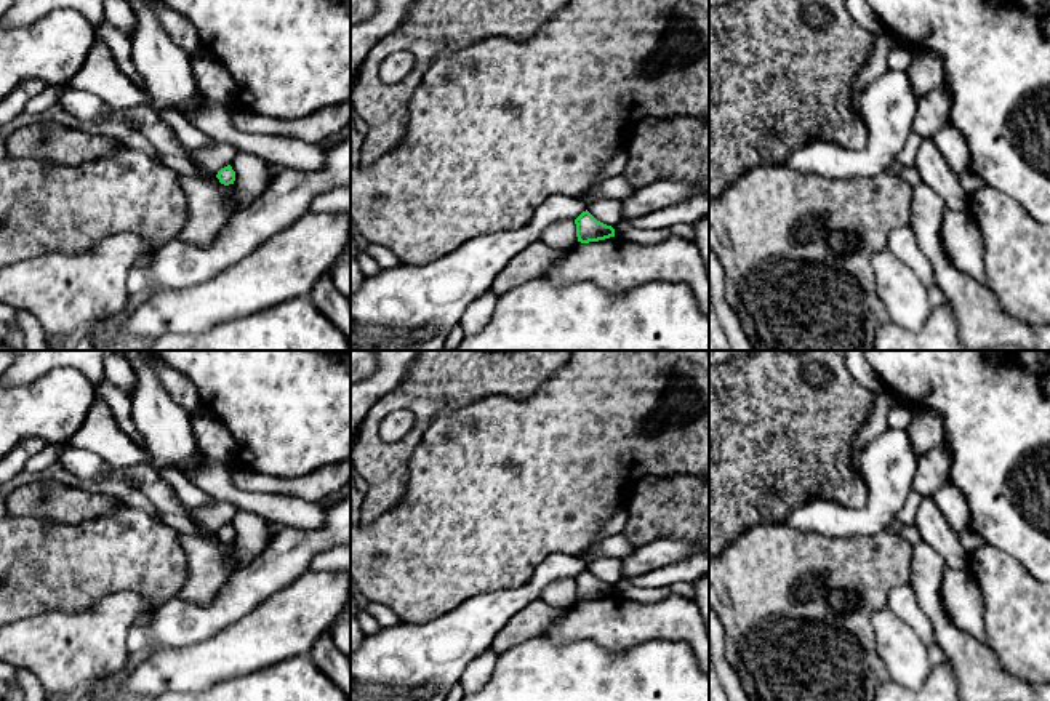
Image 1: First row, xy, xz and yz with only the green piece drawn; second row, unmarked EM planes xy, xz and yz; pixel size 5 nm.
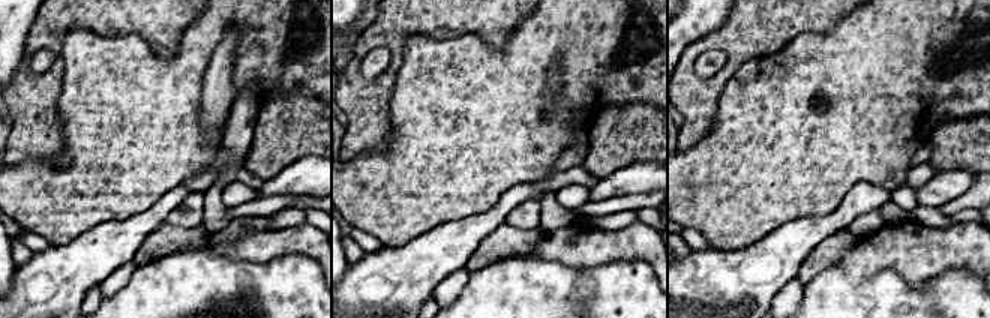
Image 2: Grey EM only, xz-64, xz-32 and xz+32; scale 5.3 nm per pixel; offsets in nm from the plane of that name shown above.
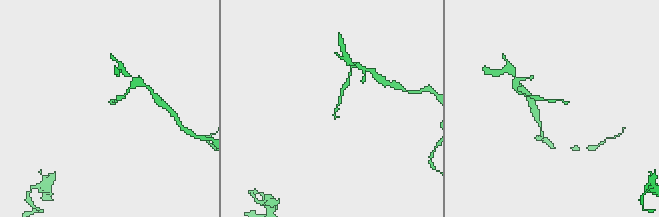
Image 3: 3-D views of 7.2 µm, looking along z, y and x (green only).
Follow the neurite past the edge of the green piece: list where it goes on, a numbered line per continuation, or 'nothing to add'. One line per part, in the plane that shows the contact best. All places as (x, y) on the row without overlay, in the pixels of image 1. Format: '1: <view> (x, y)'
nothing to add

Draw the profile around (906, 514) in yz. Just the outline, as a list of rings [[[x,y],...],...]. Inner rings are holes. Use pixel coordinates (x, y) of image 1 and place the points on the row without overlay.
[[[912,490],[895,519],[900,520],[903,525],[914,523],[920,501],[922,496]]]

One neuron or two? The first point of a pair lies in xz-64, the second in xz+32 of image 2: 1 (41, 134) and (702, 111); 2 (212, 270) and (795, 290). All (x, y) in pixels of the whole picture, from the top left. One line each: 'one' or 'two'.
1: one
2: two

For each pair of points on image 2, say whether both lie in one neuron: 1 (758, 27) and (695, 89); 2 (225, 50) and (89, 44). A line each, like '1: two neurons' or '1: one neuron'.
1: one neuron
2: two neurons

